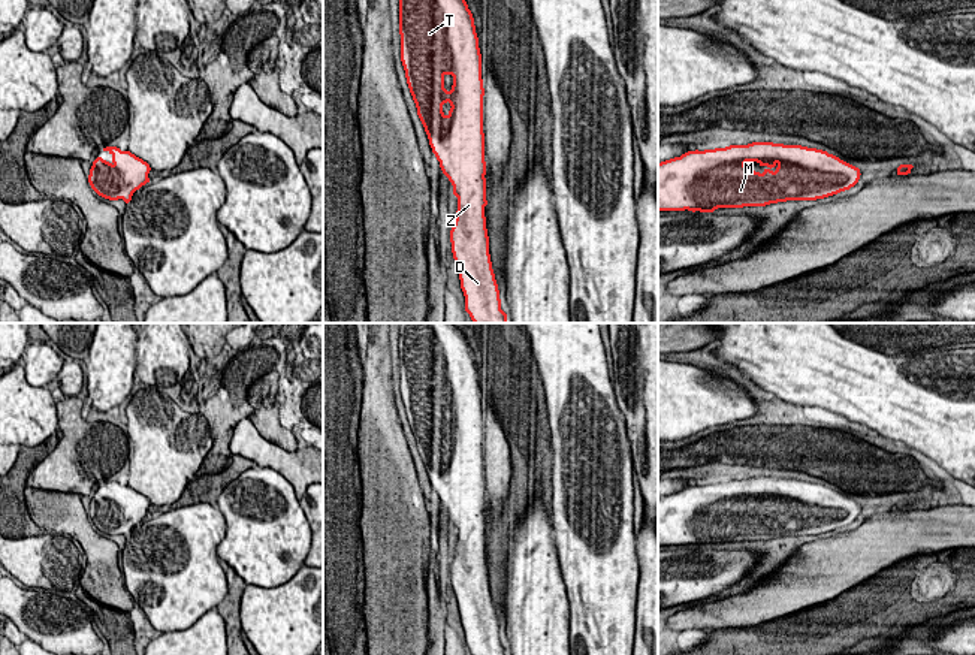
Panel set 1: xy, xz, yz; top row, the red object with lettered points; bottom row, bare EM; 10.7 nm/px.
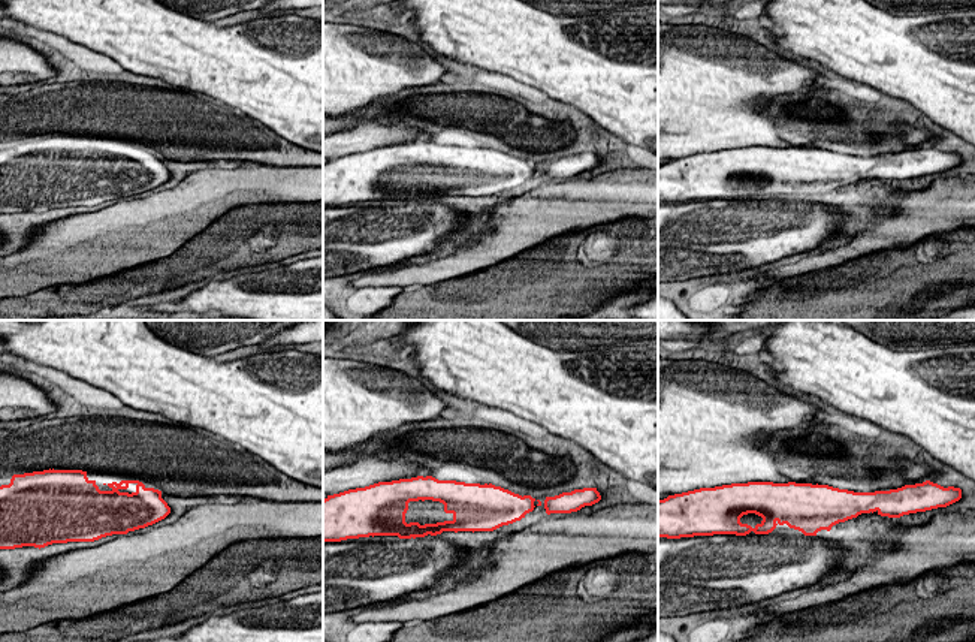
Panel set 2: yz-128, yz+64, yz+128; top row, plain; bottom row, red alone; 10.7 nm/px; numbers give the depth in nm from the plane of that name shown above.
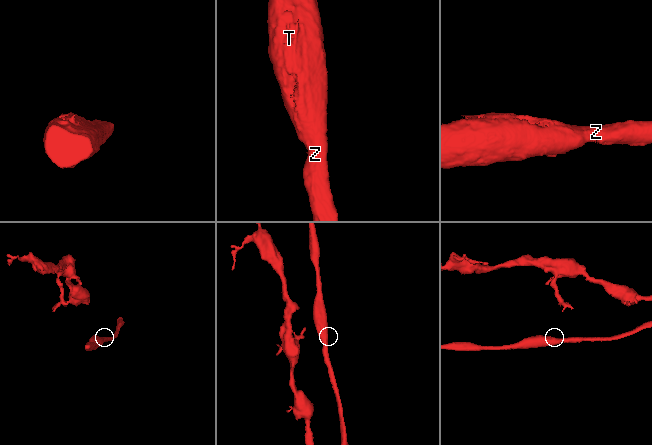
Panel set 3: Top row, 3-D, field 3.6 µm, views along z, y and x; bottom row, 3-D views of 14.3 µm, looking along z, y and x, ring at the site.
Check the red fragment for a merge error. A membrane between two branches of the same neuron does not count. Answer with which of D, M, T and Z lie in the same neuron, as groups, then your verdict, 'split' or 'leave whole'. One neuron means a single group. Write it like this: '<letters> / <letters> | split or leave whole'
D M T Z | leave whole

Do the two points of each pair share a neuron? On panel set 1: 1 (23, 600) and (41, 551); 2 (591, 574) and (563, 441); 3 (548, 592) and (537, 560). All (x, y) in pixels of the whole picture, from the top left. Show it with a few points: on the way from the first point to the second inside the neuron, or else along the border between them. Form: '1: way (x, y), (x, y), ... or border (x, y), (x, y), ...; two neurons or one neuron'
1: border (36, 588), (71, 591); two neurons
2: way (591, 542), (591, 474); one neuron
3: way (540, 585), (537, 582), (537, 567); one neuron

